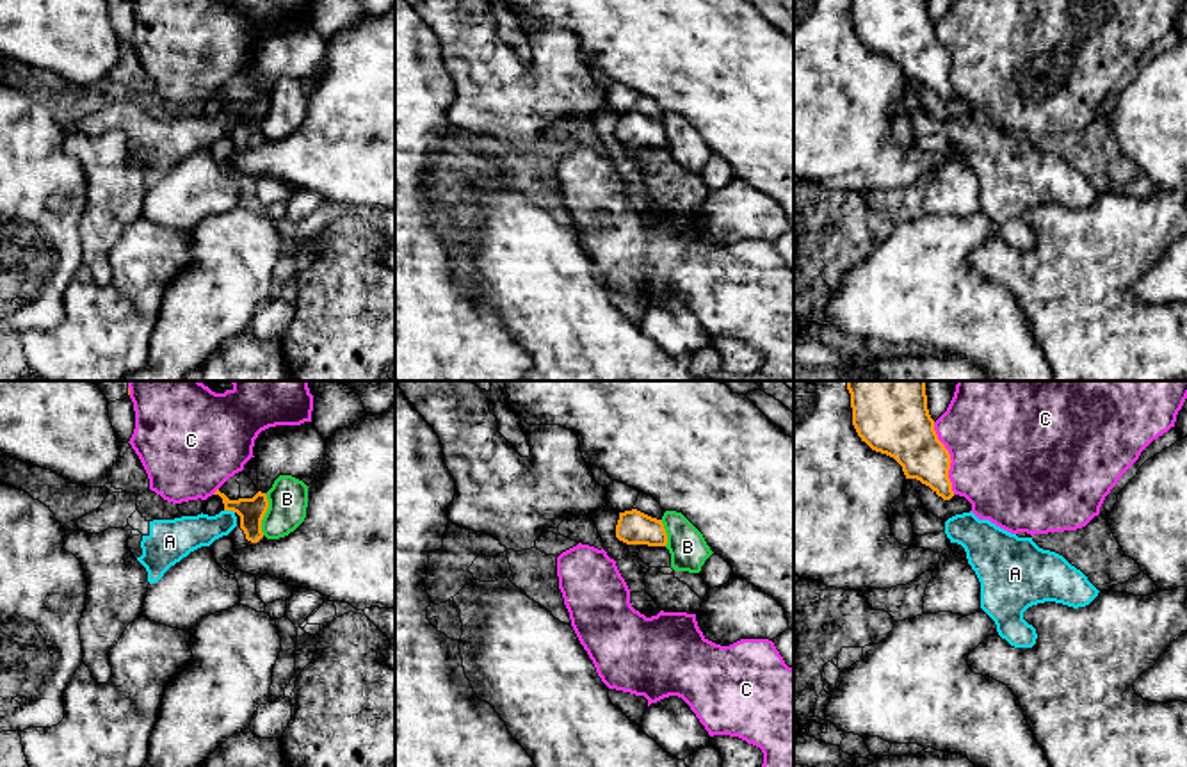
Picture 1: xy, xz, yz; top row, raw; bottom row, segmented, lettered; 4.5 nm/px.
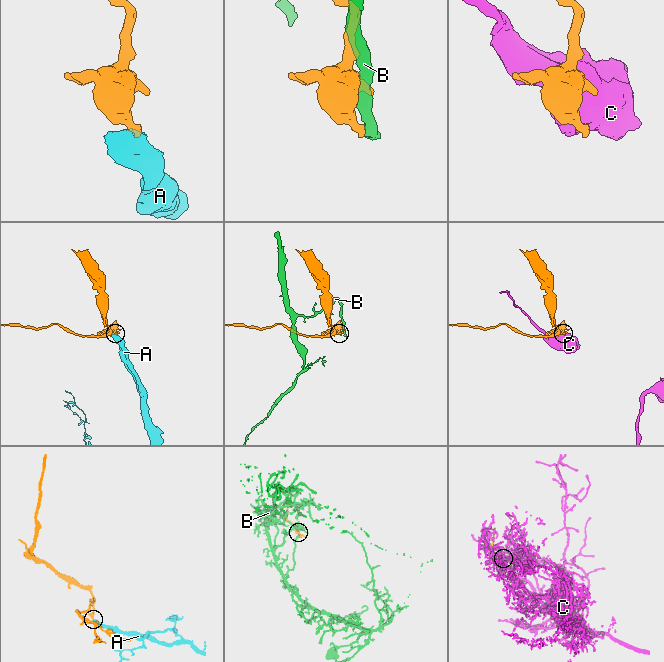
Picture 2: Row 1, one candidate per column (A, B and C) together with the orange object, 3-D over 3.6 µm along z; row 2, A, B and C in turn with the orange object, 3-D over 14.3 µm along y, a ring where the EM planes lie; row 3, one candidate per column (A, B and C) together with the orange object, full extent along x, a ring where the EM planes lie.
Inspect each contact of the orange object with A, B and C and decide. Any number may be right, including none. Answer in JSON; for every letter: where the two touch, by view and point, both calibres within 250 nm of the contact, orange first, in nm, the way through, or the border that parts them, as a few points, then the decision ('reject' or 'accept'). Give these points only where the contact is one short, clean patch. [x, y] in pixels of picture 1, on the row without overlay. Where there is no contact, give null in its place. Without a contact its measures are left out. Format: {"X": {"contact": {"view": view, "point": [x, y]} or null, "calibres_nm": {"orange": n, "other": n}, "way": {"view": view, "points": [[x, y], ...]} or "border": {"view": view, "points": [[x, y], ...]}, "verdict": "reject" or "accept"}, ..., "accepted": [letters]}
{"A": {"contact": {"view": "xy", "point": [230, 111]}, "calibres_nm": {"orange": 120, "other": 160}, "border": {"view": "xy", "points": [[225, 111], [234, 114]]}, "verdict": "reject"}, "B": {"contact": {"view": "xy", "point": [264, 116]}, "calibres_nm": {"orange": 120, "other": 180}, "verdict": "reject"}, "C": {"contact": {"view": "yz", "point": [949, 59]}, "calibres_nm": {"orange": 280, "other": 480}, "verdict": "reject"}, "accepted": []}

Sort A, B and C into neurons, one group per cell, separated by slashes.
A / B / C

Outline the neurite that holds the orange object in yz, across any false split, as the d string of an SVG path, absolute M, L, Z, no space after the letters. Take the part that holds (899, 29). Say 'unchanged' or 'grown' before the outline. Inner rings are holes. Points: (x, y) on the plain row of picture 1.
unchanged; M851 0L852 27L872 52L893 59L906 77L943 101L954 98L950 55L938 41L927 0Z

